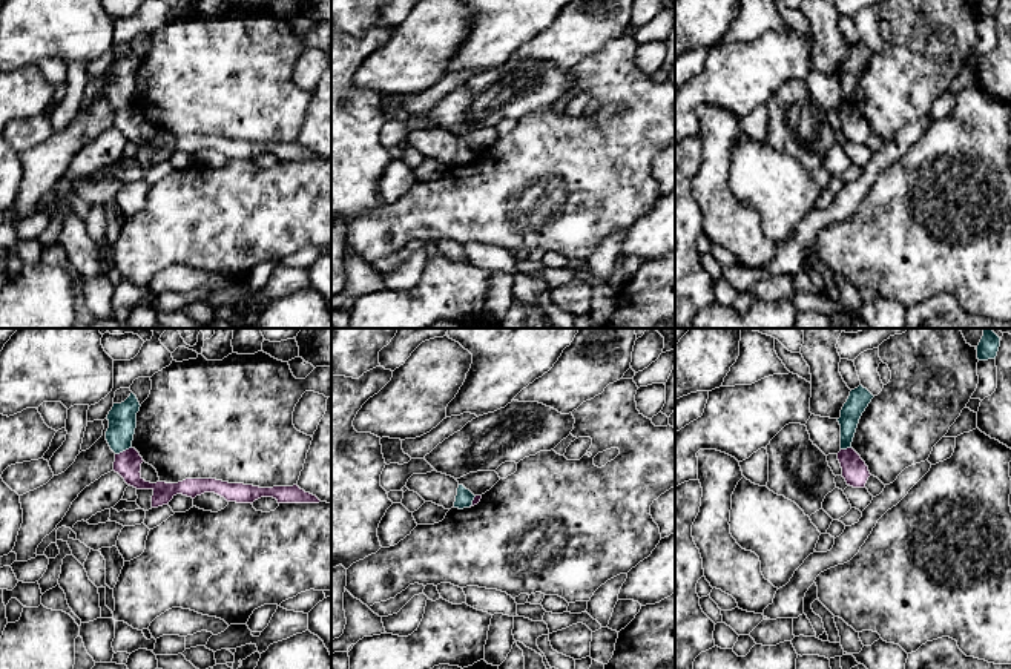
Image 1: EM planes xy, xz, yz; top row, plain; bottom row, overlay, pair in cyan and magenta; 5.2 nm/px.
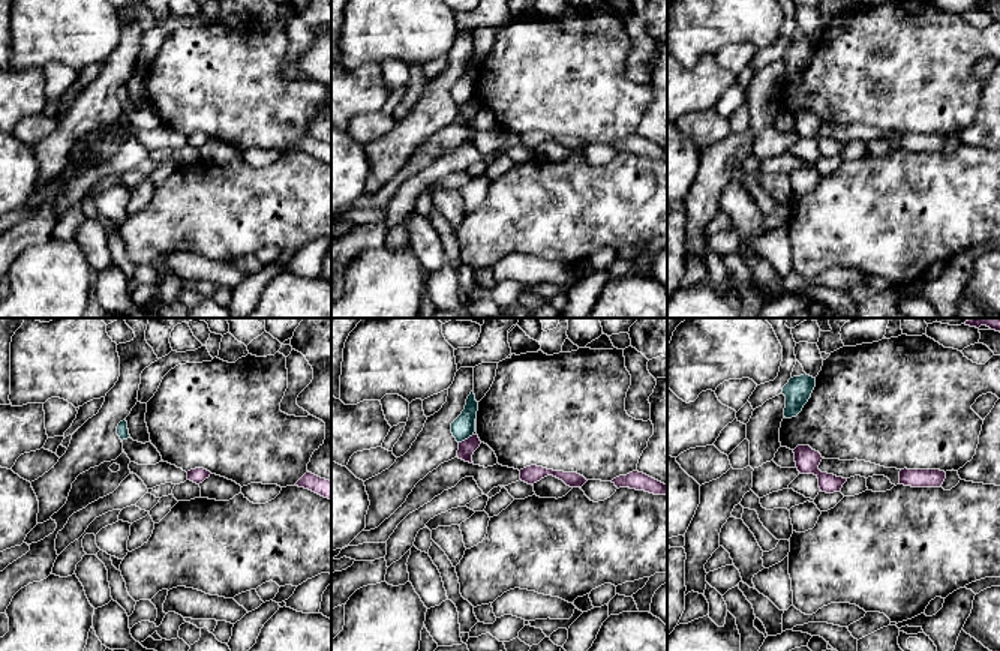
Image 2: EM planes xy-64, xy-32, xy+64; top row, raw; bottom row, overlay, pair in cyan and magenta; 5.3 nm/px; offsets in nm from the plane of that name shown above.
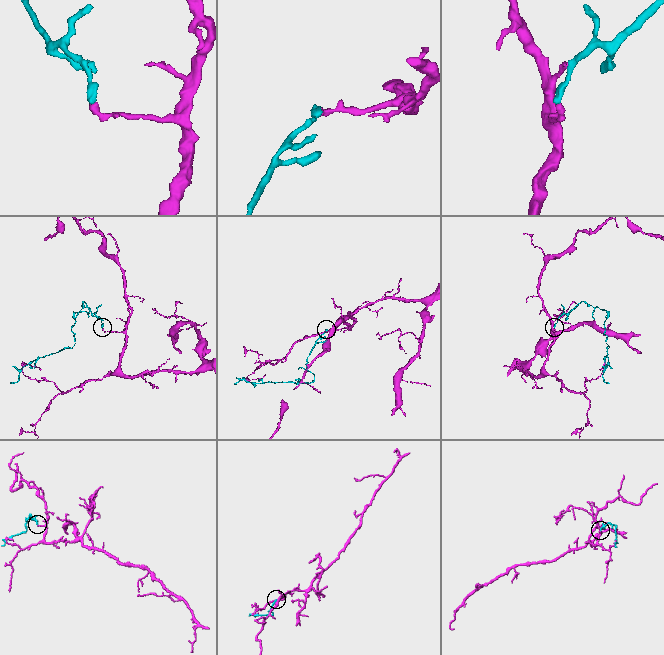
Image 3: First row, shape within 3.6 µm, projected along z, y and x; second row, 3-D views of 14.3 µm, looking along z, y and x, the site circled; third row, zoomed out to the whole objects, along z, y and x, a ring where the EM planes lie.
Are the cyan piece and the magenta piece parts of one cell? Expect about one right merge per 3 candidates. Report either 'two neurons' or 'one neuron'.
two neurons

